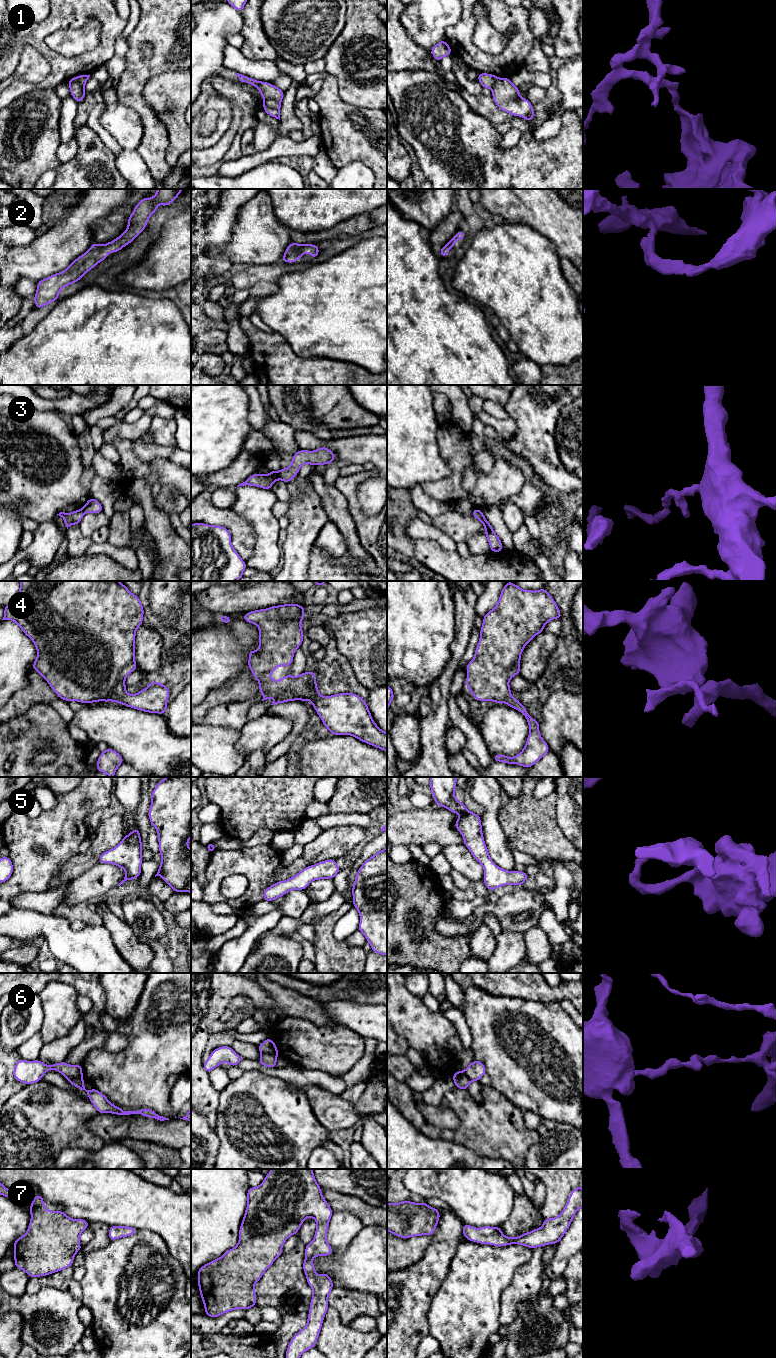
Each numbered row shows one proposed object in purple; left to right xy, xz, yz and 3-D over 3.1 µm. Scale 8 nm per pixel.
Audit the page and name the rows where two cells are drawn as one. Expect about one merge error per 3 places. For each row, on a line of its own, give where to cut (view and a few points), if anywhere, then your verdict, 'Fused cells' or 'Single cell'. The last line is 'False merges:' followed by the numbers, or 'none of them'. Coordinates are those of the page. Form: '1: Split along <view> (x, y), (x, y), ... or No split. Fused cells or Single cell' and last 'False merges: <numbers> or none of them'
1: Split along xz (264, 100), (275, 99), (280, 103). Fused cells
2: No split. Single cell
3: Split along xz (278, 471), (280, 478). Fused cells
4: No split. Single cell
5: No split. Single cell
6: Split along xz (261, 1052), (277, 1055). Fused cells
7: No split. Single cell
False merges: 1, 3, 6

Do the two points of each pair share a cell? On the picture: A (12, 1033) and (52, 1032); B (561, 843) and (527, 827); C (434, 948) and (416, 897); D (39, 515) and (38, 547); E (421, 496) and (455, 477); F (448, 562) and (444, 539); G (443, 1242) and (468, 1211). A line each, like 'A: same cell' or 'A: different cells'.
A: different cells
B: same cell
C: same cell
D: different cells
E: different cells
F: different cells
G: different cells

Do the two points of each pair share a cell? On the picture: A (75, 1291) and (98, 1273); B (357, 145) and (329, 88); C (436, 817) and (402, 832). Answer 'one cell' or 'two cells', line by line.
A: two cells
B: one cell
C: one cell

